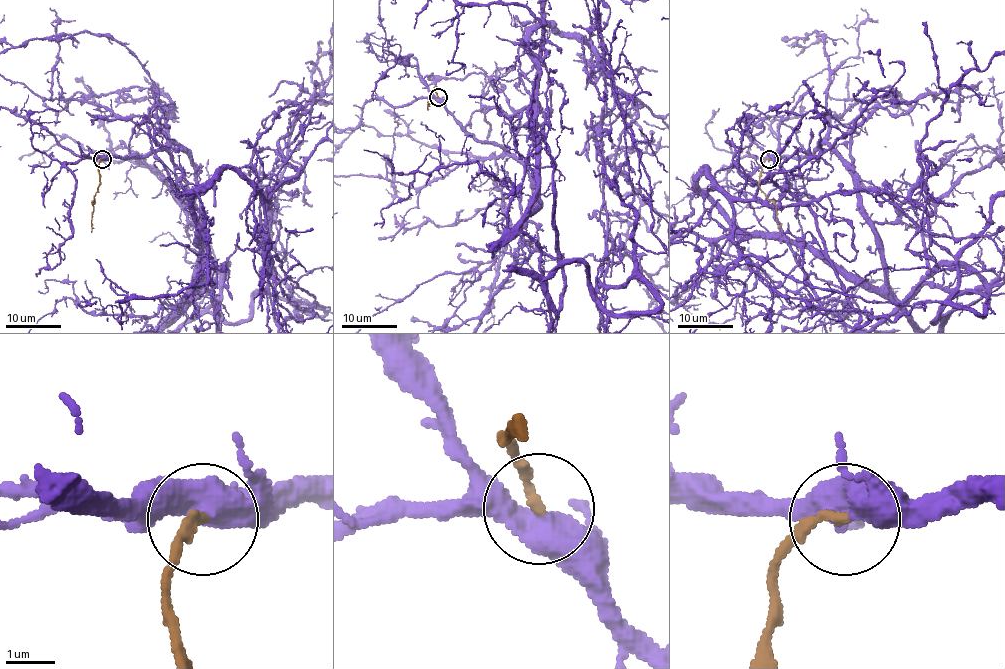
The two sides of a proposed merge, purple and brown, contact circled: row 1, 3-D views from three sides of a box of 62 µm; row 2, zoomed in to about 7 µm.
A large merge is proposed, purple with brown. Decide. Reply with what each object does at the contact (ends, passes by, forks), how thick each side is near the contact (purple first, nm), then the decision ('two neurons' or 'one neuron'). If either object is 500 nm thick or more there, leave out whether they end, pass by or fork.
550 nm thick on the purple side, 200 nm on the other; one neuron

